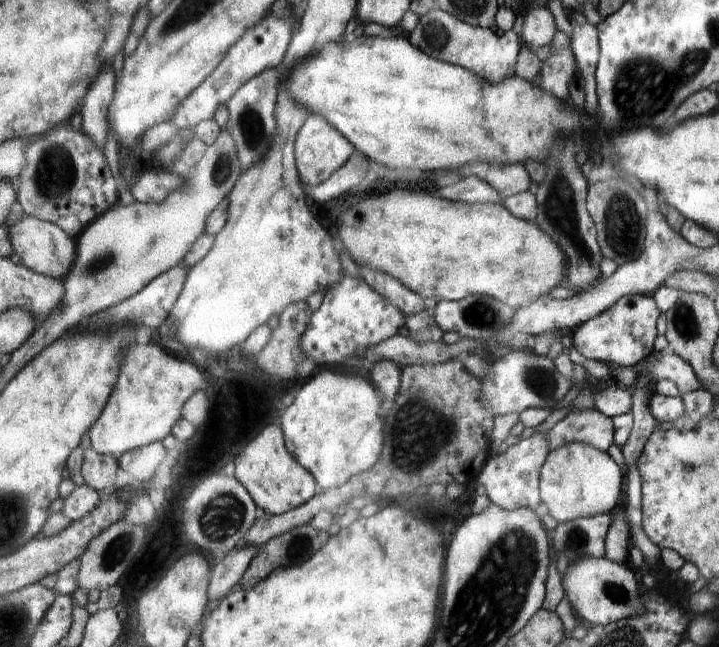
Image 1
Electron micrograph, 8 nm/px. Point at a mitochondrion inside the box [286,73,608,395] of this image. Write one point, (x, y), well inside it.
(560, 208)

